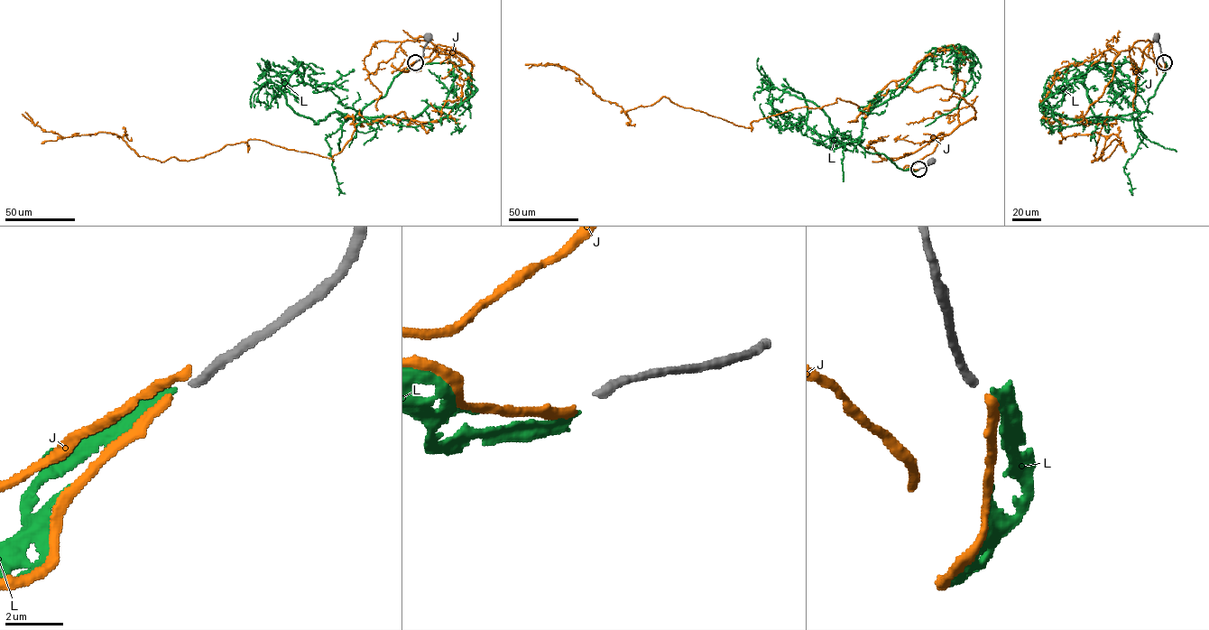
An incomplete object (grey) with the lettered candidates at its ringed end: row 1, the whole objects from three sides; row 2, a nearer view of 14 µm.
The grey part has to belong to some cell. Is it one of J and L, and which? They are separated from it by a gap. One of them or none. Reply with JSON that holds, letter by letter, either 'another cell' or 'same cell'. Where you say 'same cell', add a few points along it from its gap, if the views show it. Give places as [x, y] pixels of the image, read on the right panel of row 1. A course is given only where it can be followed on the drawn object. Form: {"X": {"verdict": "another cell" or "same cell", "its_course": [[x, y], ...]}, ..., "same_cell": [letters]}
{"J": {"verdict": "same cell", "its_course": [[1165, 62], [1121, 50], [1076, 115], [1096, 161], [1122, 142], [1103, 161], [1059, 114]]}, "L": {"verdict": "another cell"}, "same_cell": ["J"]}

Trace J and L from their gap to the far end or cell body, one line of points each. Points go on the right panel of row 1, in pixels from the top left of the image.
J: (1165, 62), (1121, 50), (1076, 115), (1096, 161), (1122, 142), (1103, 161), (1059, 114)
L: (1165, 62), (1164, 76), (1137, 117), (1071, 119), (1041, 106), (1064, 81), (1096, 64), (1121, 64)

